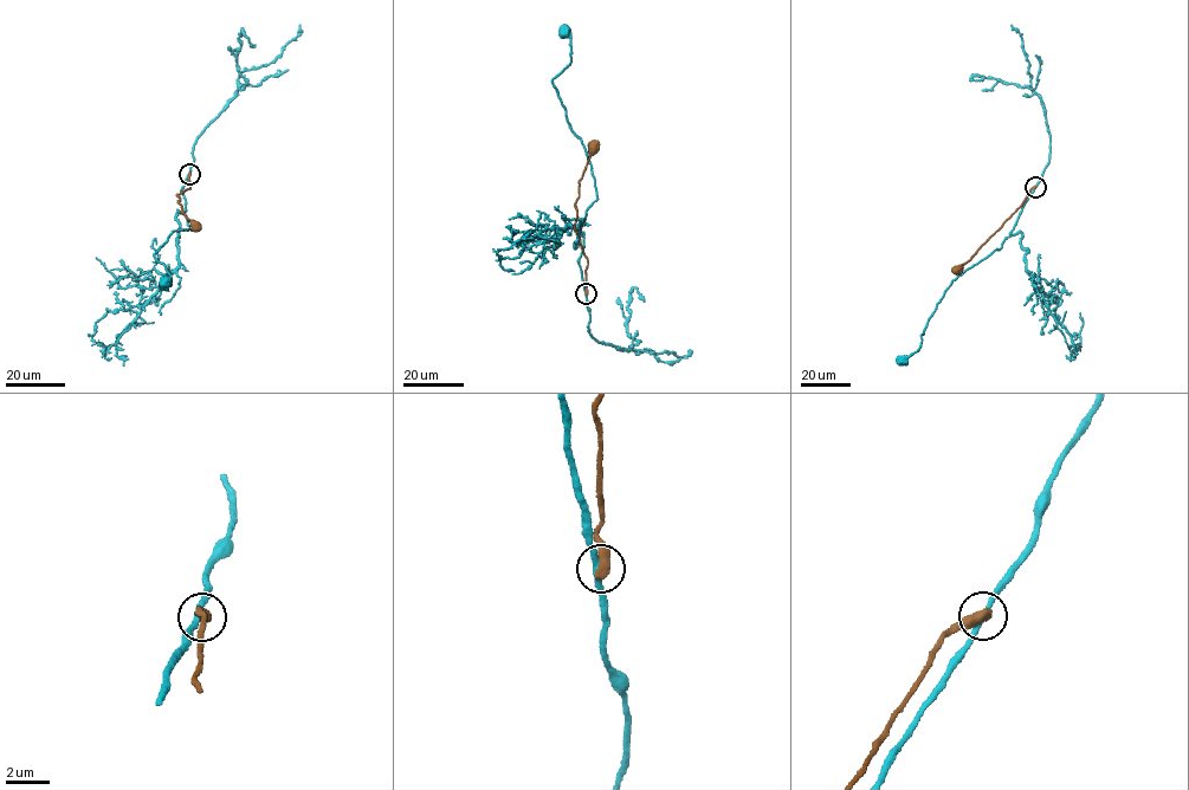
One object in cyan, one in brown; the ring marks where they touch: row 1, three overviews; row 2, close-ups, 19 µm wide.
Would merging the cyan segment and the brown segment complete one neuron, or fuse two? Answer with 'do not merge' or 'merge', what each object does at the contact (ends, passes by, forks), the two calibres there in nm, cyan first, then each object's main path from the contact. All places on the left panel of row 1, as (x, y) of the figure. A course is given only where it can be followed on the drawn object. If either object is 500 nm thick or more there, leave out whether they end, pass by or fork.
do not merge; 240 nm thick on the cyan side, 550 nm on the other; cyan runs (189, 174), (181, 188), (182, 214), (196, 230), (172, 232), (154, 254), (169, 276), (170, 285), (163, 284); brown runs (189, 174), (191, 188), (178, 195), (181, 212), (195, 225)

